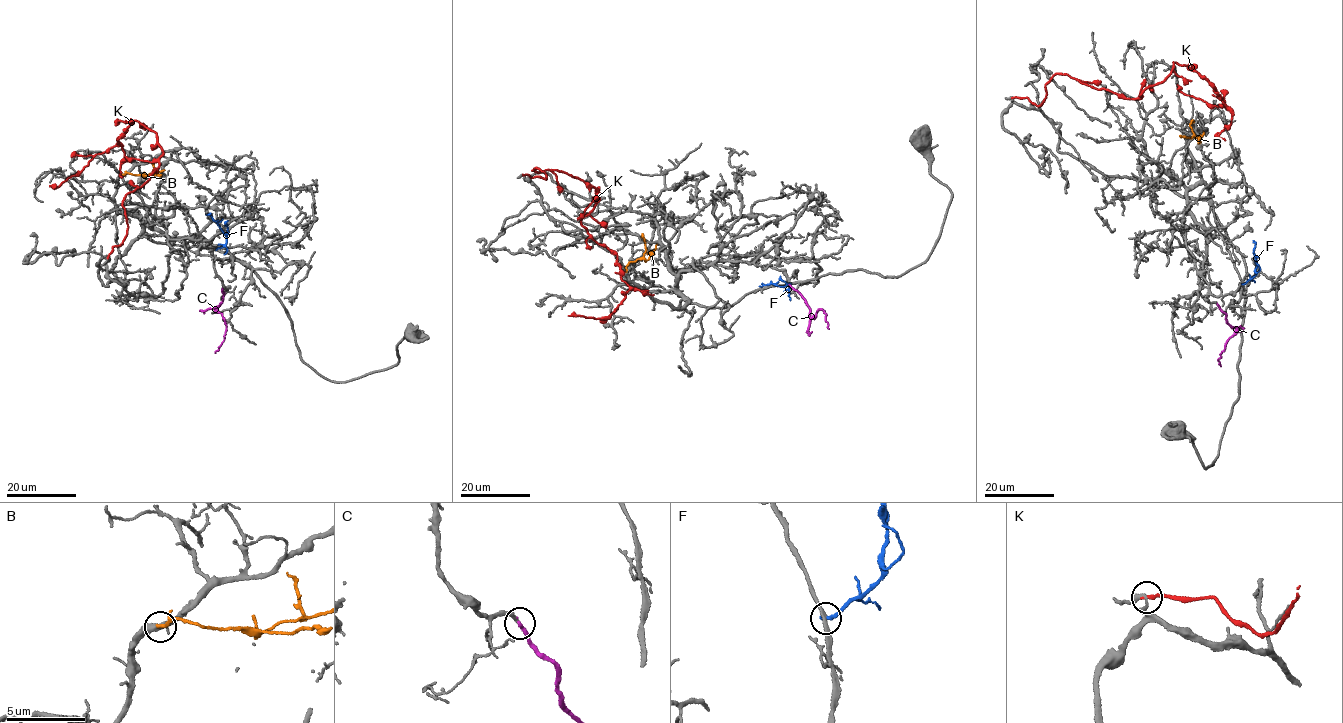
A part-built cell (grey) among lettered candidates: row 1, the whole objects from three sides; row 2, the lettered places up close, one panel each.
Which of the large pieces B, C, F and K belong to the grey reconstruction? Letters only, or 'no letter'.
C

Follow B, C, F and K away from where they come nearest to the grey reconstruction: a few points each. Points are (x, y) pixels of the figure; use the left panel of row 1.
B: (123, 174), (145, 176), (155, 172), (151, 162)
C: (223, 289), (222, 303), (214, 309), (221, 313), (226, 326), (225, 339), (215, 353)
F: (226, 253), (226, 234), (211, 214), (206, 214)
K: (108, 257), (128, 227), (127, 193), (159, 165), (156, 134), (127, 119), (132, 124), (115, 145), (49, 186)

